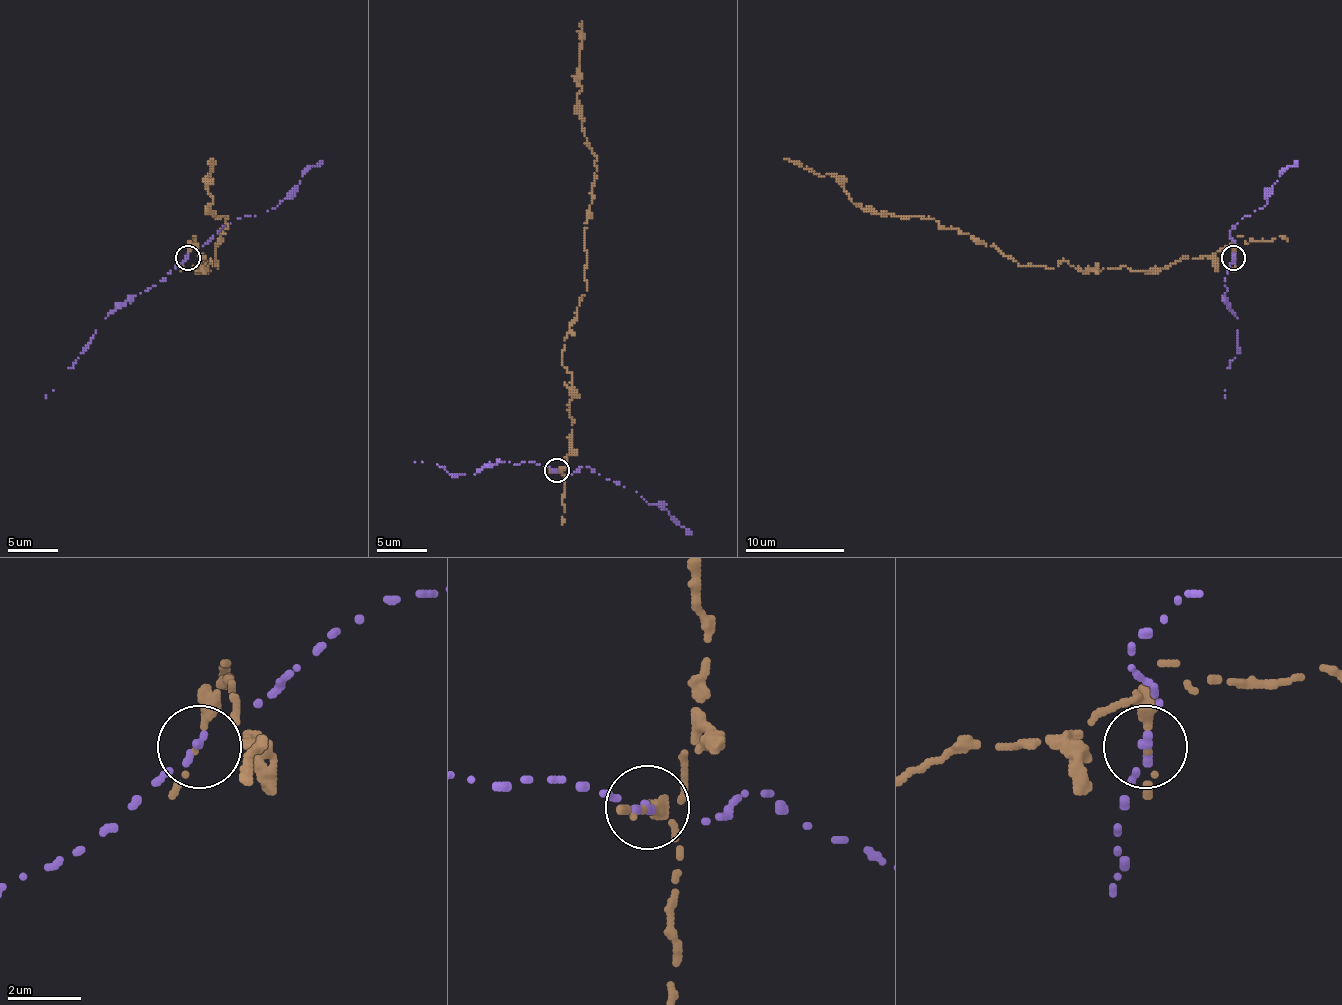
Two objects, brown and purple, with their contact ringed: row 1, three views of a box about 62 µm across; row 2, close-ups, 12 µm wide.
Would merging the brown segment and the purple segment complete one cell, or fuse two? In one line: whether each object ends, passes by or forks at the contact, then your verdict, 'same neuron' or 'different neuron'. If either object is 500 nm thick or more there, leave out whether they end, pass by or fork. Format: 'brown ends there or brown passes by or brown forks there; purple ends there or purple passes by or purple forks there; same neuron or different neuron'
brown passes by; purple ends there; different neuron

